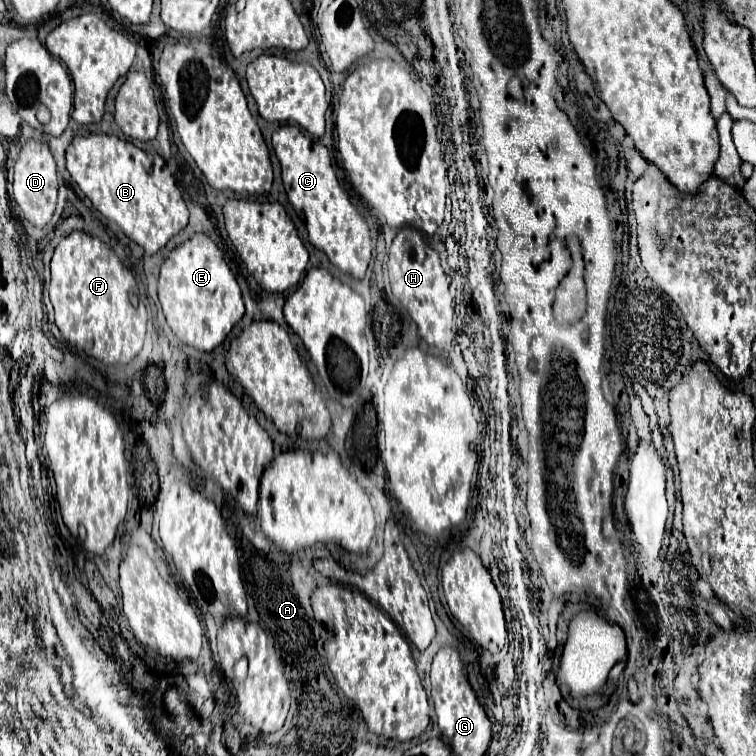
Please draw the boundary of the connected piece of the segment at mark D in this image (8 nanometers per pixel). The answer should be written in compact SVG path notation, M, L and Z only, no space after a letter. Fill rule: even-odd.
M31 139L21 147L21 153L13 167L13 199L23 213L27 221L31 221L35 227L45 227L55 211L57 203L57 169L55 159L49 151L49 147L43 141Z

